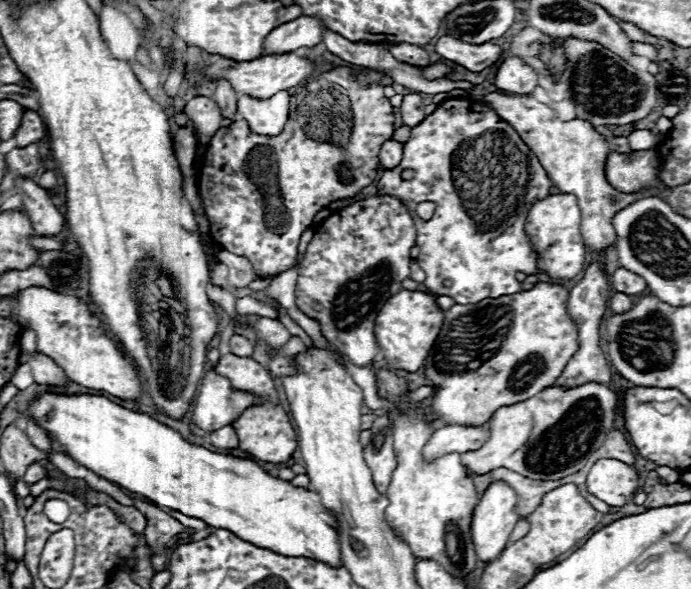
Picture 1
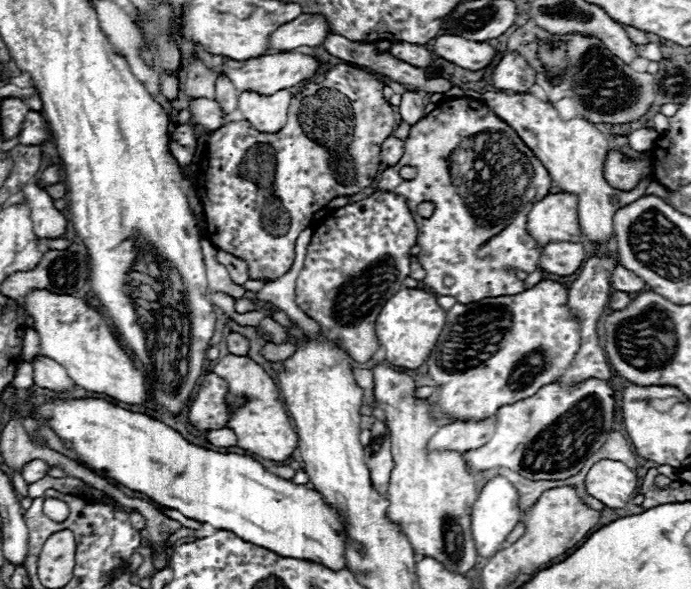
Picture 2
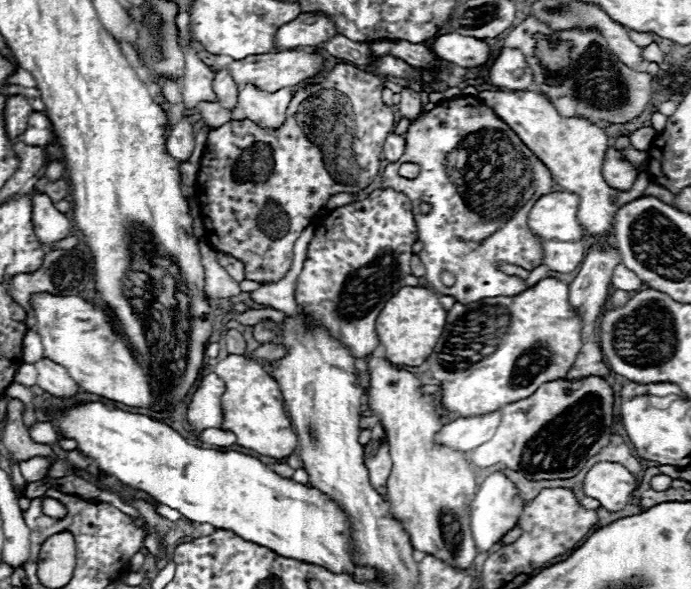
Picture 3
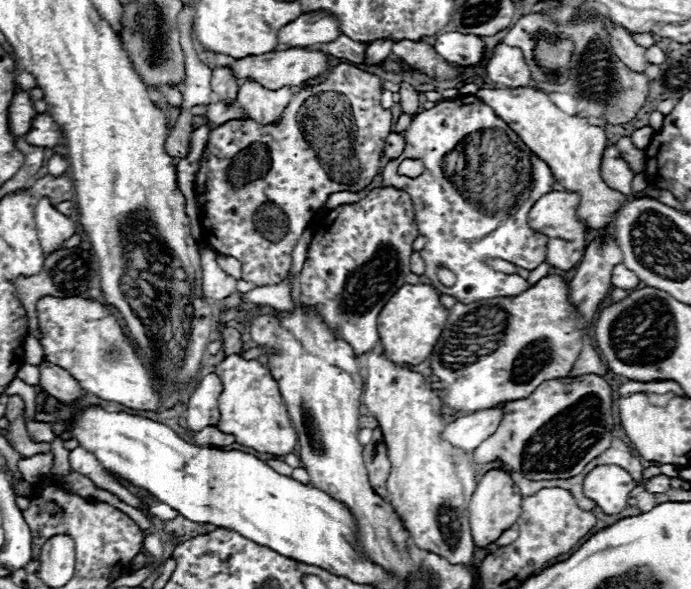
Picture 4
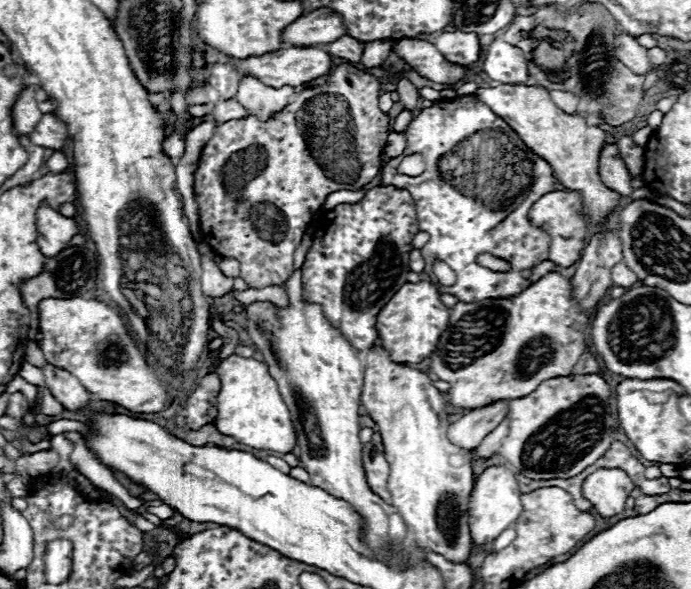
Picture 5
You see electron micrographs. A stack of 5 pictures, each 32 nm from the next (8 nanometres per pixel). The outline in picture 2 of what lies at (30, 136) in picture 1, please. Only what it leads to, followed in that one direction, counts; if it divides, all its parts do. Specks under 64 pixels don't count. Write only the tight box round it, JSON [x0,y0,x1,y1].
[18,112,50,144]

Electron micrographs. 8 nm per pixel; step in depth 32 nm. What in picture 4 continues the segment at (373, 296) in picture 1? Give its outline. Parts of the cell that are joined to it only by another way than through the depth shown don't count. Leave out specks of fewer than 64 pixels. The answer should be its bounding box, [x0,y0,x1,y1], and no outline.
[300,186,418,354]

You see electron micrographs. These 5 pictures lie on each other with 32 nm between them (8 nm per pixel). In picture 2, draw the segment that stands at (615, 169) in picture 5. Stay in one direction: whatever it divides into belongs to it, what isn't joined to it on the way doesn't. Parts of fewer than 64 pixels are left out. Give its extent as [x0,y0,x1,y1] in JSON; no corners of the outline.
[604,150,652,192]

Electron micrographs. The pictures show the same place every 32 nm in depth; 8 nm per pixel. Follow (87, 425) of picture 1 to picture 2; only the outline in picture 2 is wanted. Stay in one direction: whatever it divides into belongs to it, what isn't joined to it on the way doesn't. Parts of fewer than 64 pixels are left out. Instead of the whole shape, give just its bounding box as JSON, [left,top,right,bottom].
[38,398,348,572]

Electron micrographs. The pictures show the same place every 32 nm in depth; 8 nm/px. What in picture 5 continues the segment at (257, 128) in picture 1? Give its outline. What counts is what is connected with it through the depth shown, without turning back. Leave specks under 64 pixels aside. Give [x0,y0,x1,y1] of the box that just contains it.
[236,76,294,118]

